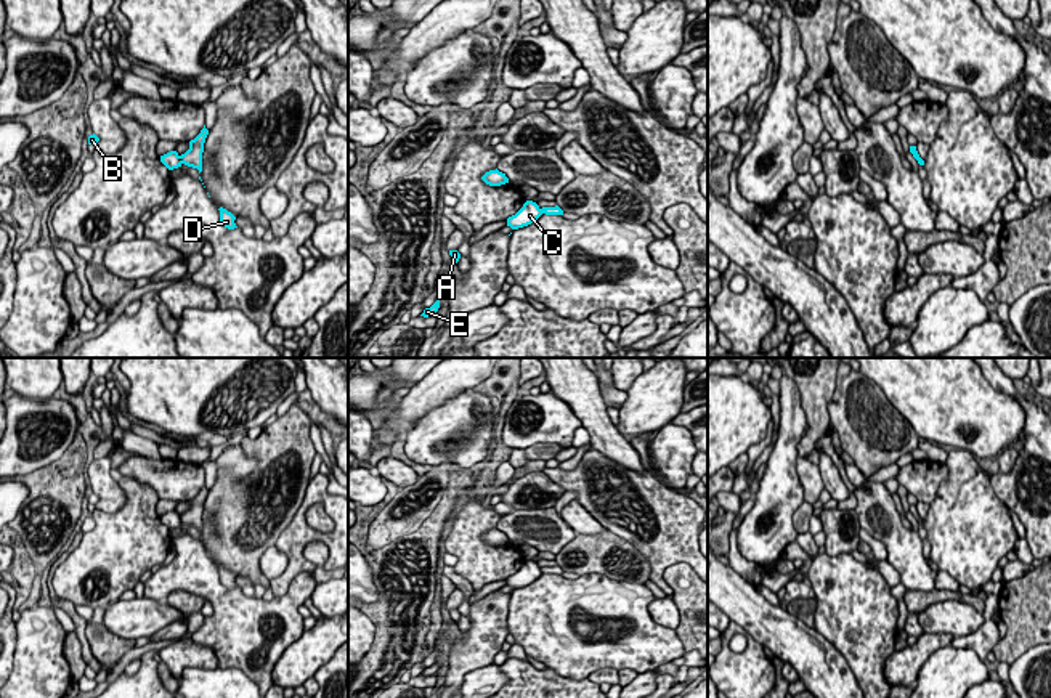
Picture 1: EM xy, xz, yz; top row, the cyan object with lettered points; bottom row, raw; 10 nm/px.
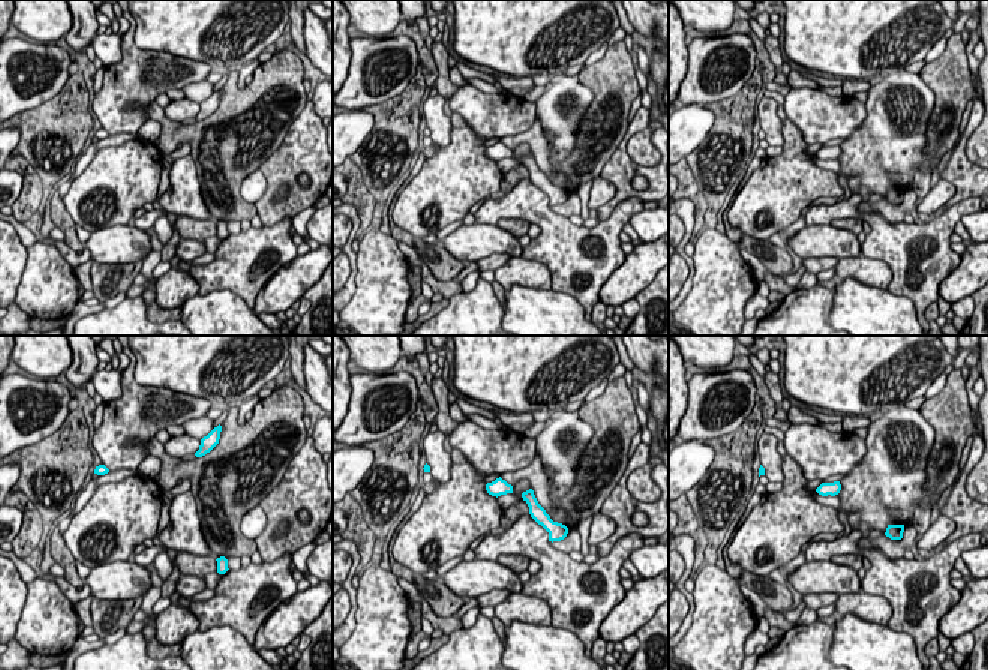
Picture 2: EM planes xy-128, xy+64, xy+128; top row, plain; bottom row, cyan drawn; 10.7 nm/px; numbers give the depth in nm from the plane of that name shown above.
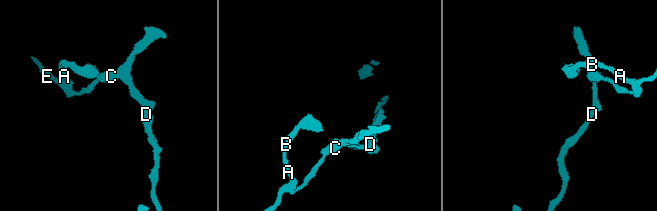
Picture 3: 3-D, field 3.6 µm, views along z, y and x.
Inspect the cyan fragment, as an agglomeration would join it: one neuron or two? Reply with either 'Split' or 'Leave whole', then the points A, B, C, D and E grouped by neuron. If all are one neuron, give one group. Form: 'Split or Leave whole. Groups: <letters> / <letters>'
Split. Groups: A B C E / D

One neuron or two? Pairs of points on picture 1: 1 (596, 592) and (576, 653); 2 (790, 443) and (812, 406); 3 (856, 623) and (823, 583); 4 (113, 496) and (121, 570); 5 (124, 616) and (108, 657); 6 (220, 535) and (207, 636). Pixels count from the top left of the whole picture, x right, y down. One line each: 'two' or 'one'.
1: one
2: two
3: one
4: two
5: two
6: two

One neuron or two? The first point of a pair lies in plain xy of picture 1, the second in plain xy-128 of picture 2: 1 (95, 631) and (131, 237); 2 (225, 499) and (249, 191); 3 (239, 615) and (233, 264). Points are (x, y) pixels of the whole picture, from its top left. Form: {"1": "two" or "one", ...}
{"1": "two", "2": "two", "3": "one"}

